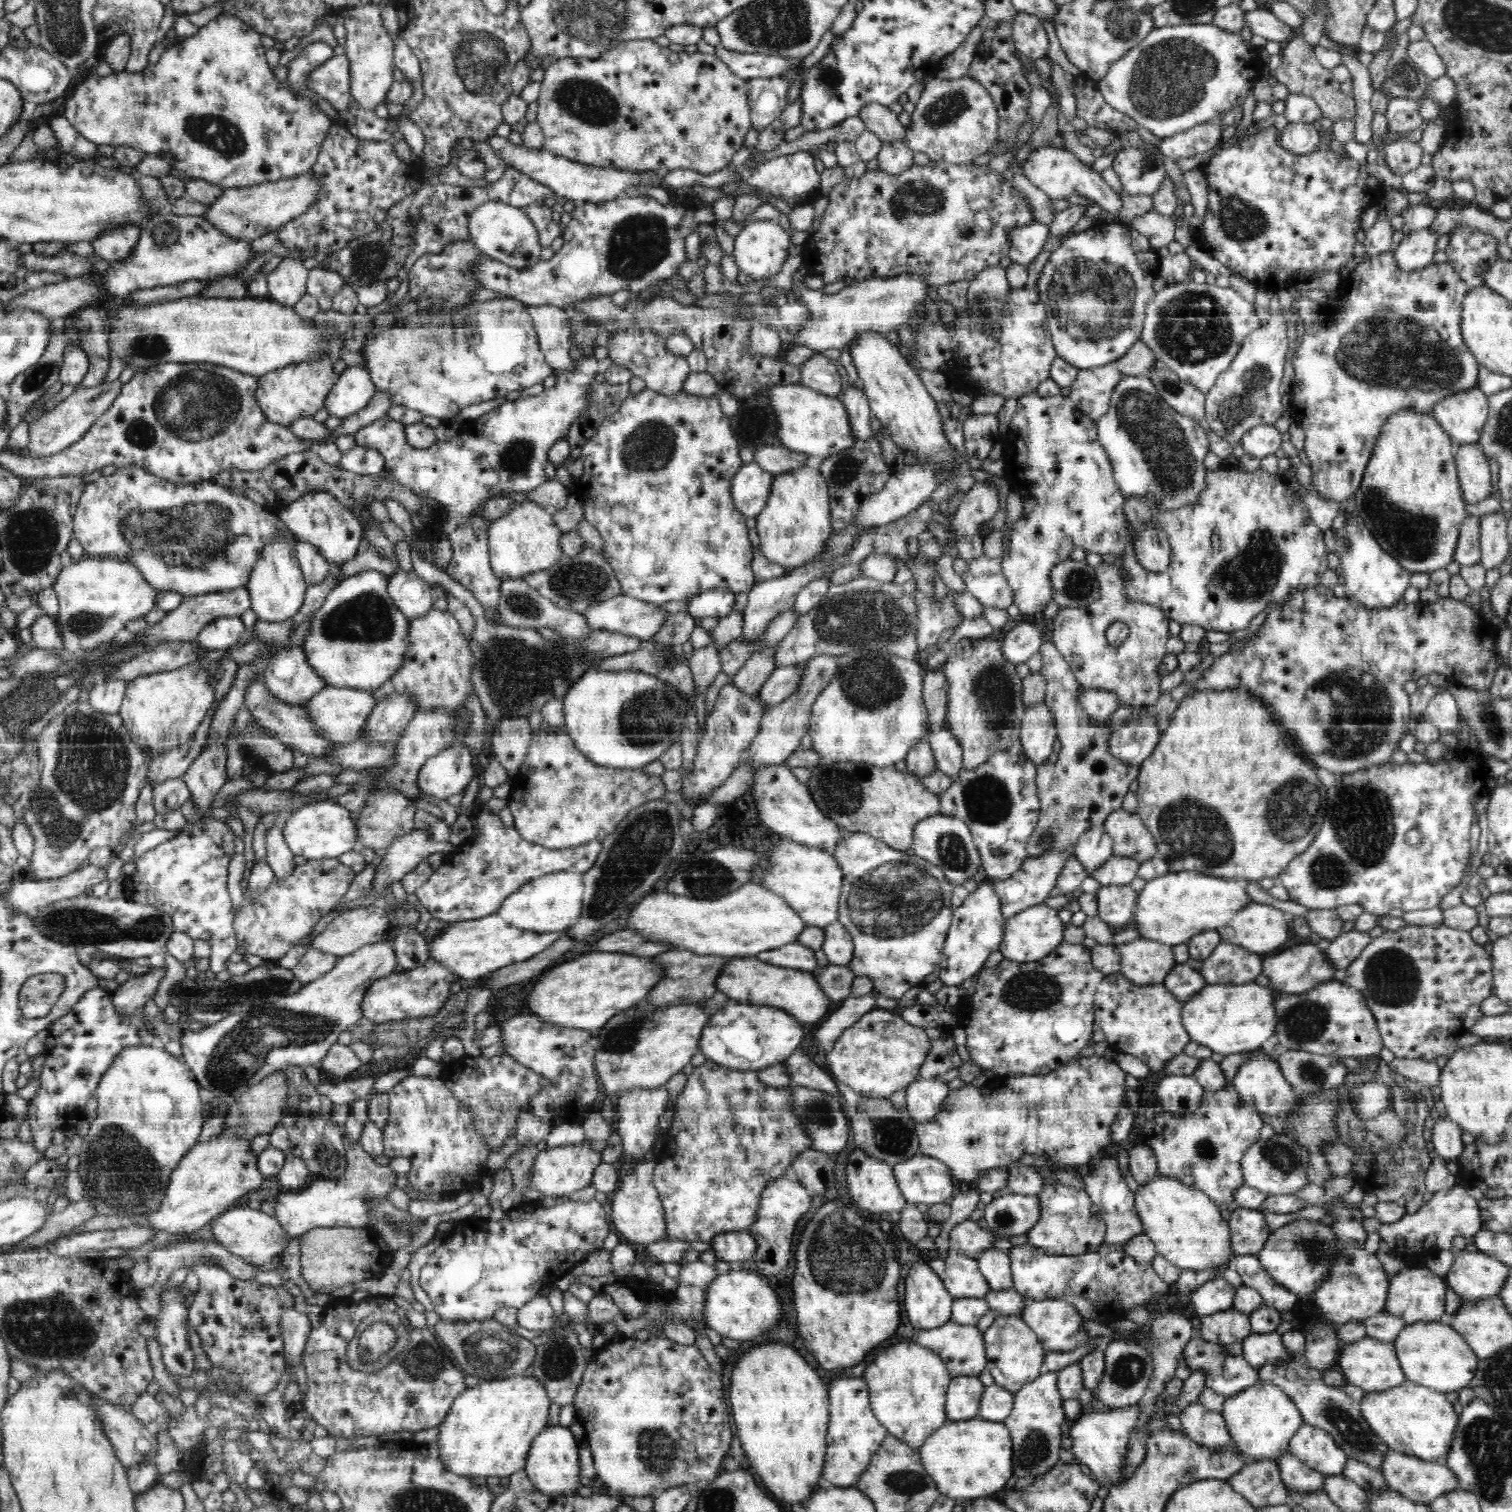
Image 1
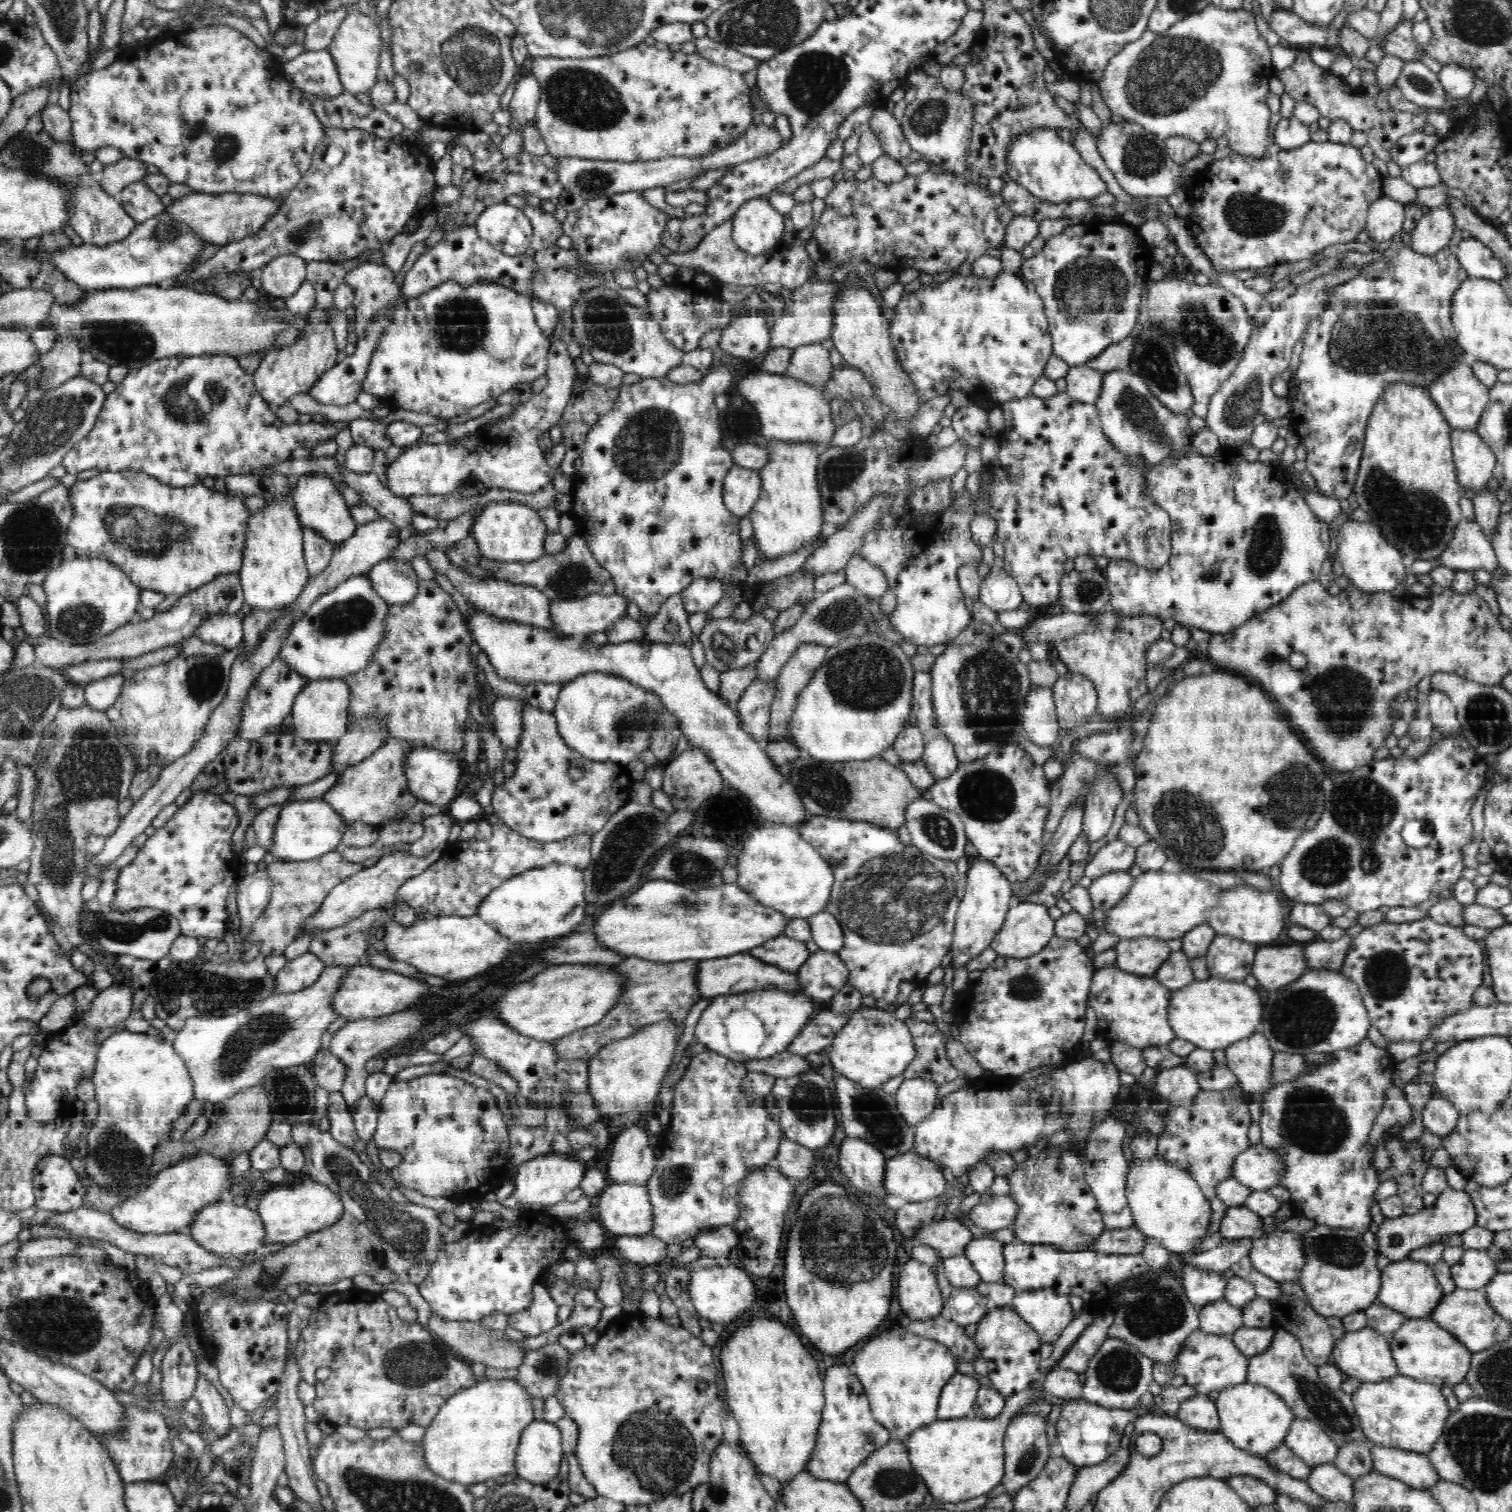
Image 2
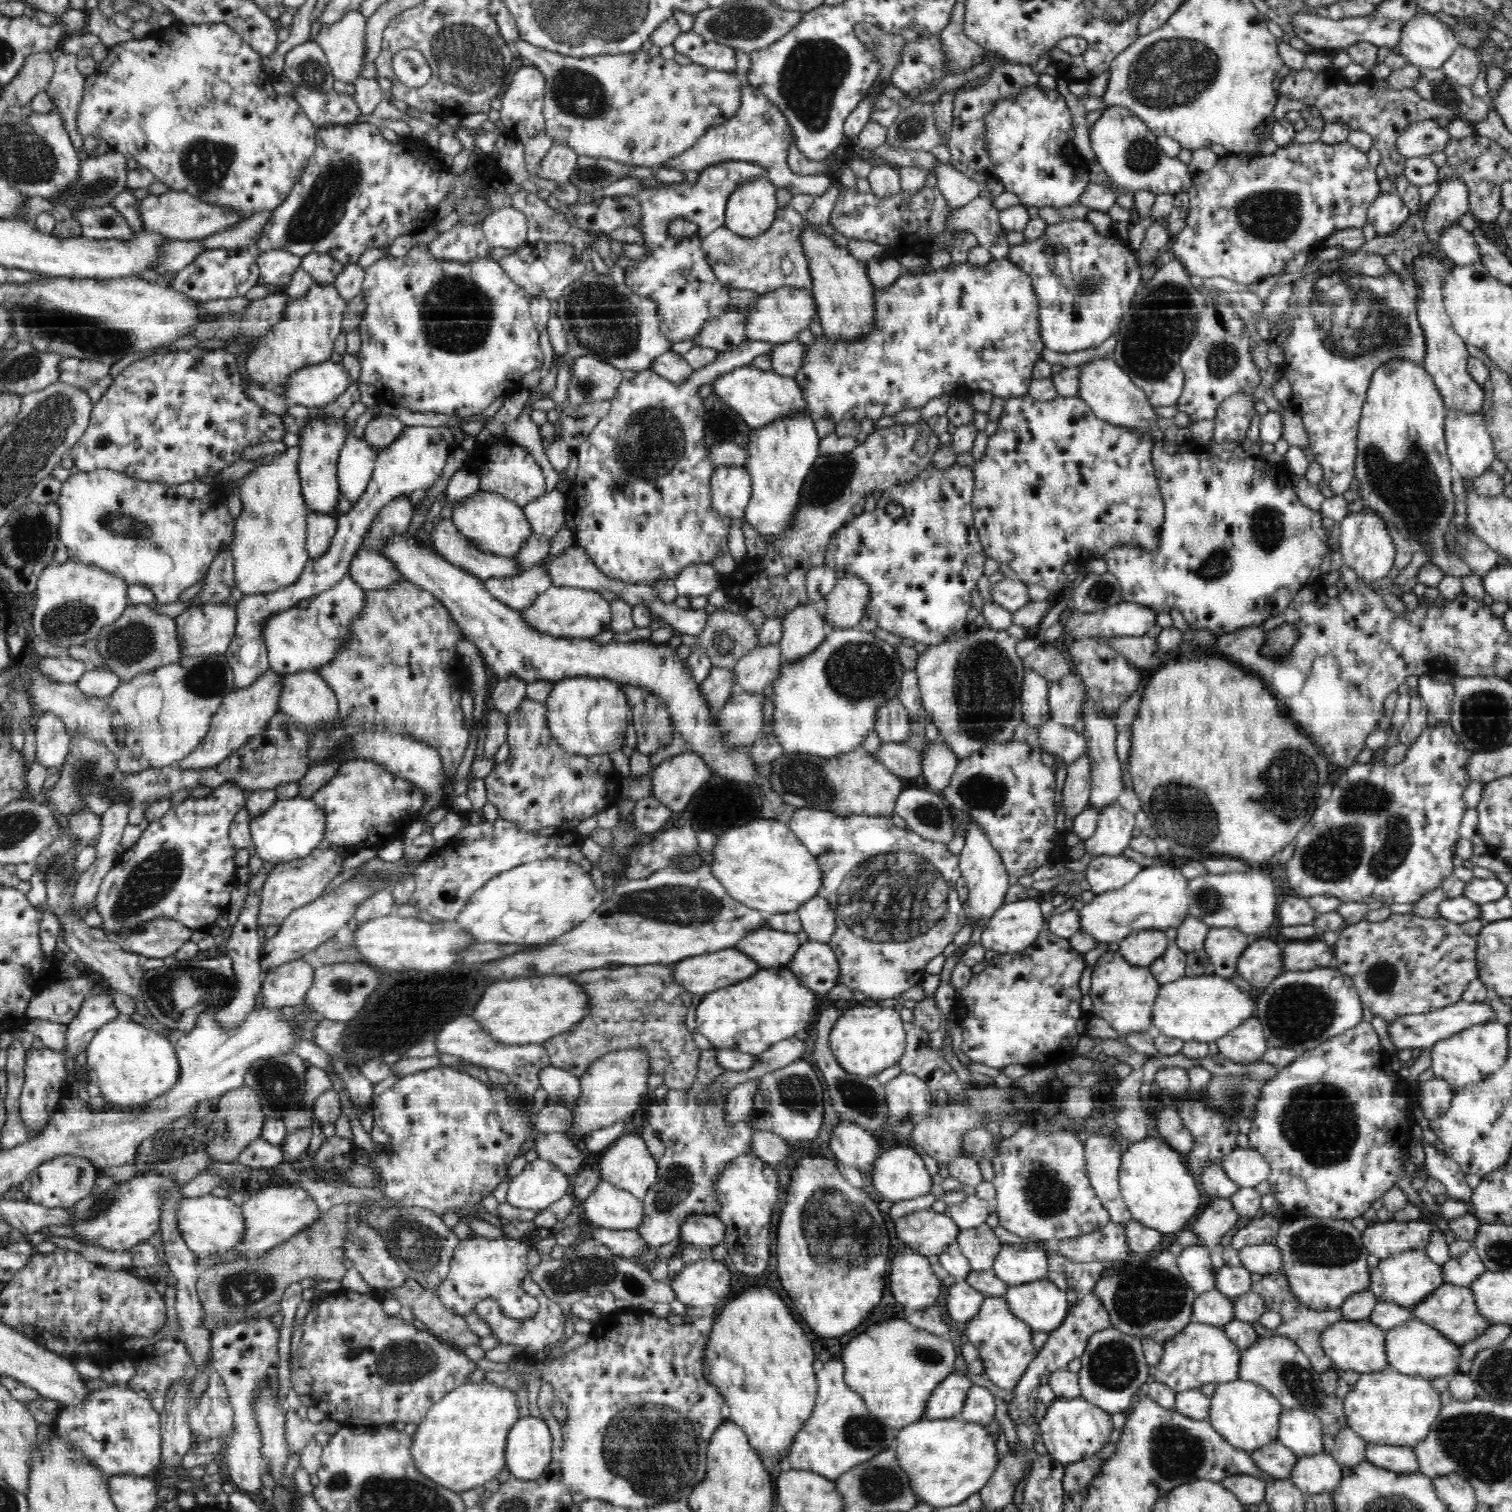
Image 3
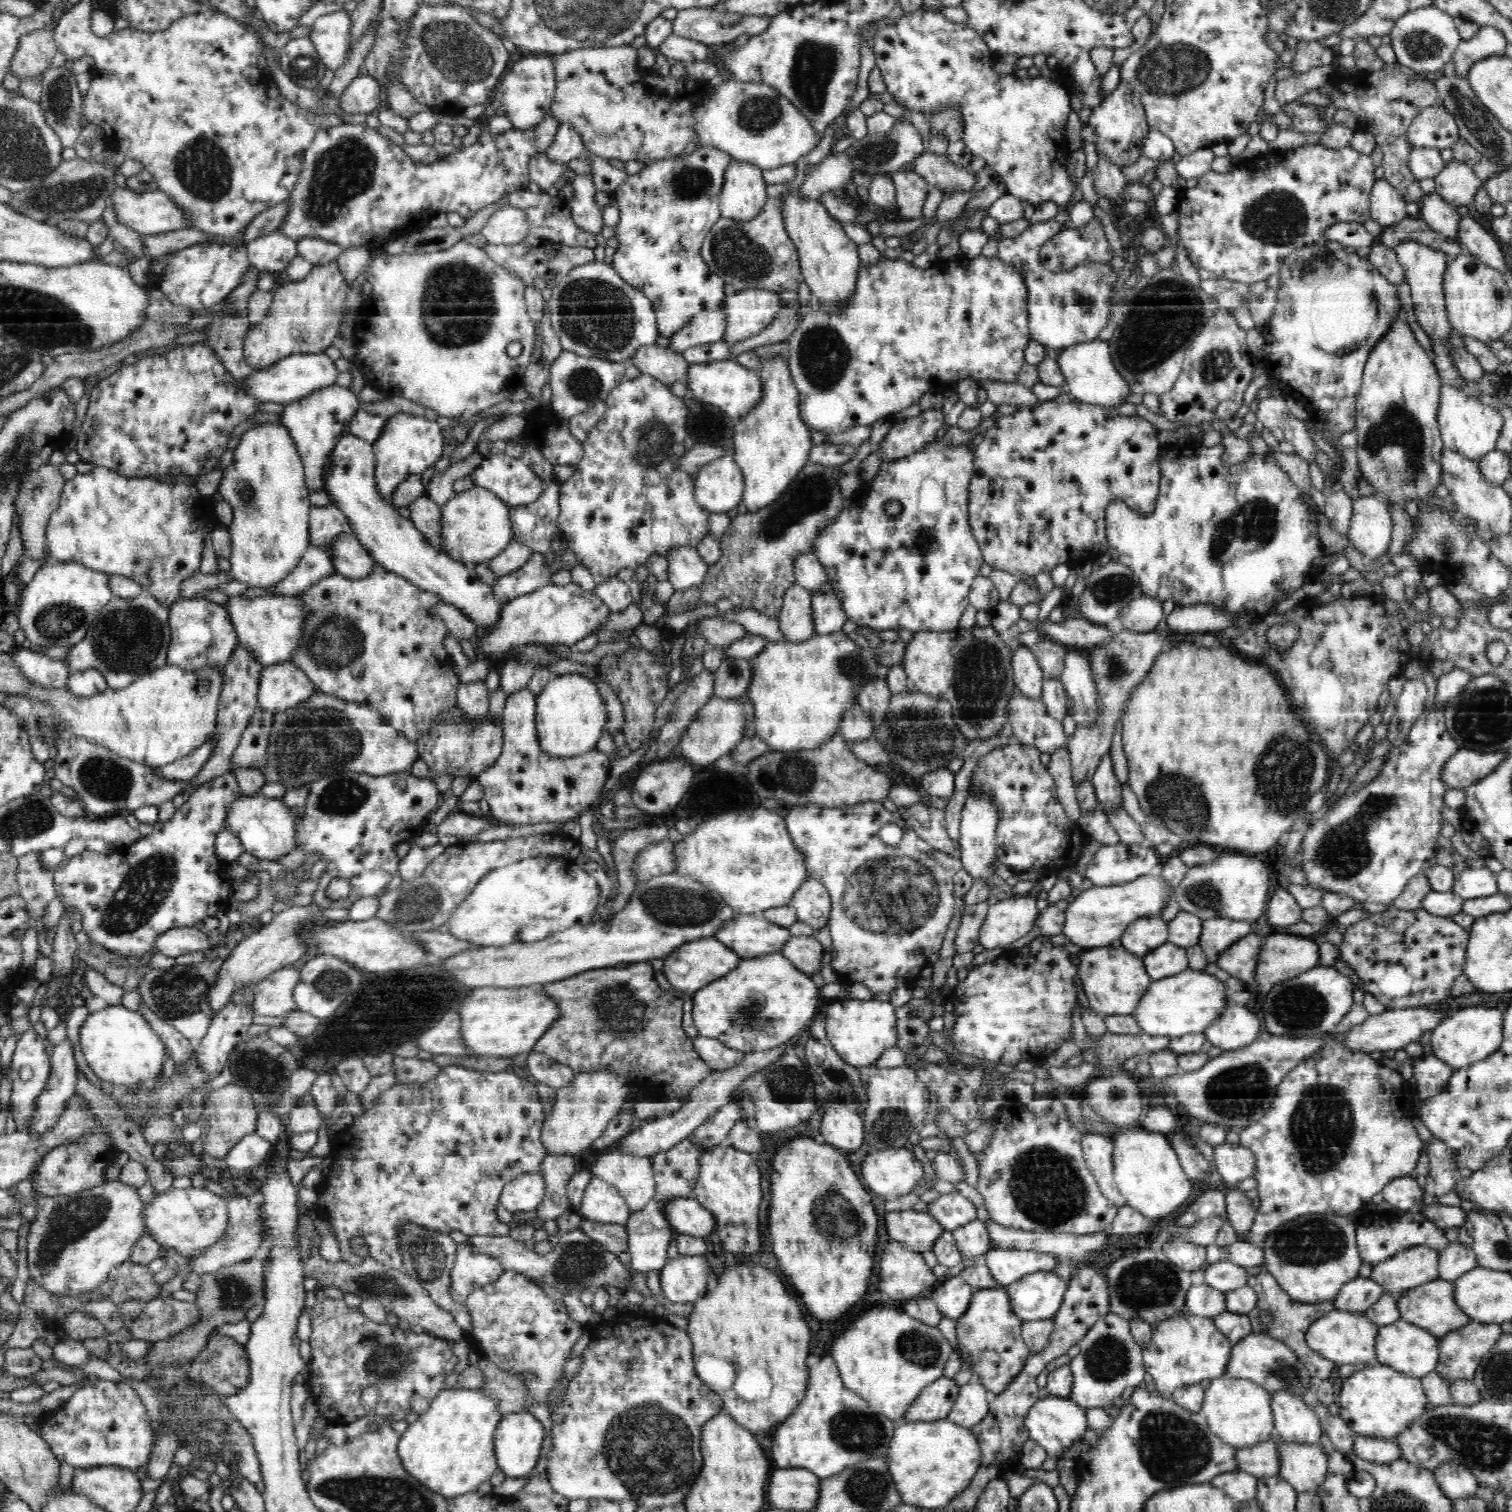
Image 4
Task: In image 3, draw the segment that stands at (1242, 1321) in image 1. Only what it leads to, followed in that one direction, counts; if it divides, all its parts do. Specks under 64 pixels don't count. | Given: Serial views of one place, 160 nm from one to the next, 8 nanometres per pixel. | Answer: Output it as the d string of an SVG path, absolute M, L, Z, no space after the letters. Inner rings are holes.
M1216 1288L1196 1295L1191 1322L1223 1328L1232 1320L1236 1320L1233 1299Z

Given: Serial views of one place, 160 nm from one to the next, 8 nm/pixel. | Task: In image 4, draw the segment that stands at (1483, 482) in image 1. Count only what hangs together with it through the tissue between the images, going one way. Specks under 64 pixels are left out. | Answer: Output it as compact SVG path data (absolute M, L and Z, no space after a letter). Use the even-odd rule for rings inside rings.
M1442 384L1439 412L1437 416L1443 446L1472 462L1479 462L1488 451L1496 446L1503 427L1502 413L1492 405L1483 404L1476 397L1466 395L1454 387Z

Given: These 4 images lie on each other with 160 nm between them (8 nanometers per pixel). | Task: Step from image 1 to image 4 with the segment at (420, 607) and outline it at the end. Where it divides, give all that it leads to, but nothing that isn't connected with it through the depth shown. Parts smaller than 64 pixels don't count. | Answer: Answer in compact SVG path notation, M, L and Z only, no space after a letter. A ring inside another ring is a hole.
M348 530L340 533L328 547L335 572L350 579L368 576L377 563Z

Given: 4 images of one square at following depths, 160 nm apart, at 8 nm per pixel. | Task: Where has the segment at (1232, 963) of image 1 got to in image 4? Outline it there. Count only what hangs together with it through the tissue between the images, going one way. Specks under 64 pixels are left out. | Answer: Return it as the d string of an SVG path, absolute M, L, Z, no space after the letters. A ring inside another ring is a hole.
M1232 919L1203 920L1199 945L1205 953L1208 963L1218 962L1219 956L1231 944L1252 933L1248 921Z

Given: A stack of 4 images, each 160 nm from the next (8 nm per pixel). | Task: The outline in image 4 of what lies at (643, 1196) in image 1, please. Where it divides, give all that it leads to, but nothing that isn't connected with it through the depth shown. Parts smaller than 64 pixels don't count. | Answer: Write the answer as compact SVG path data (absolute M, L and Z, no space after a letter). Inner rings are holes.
M593 1176L584 1192L579 1215L602 1224L625 1226L631 1219L632 1210L628 1209L627 1202L615 1186Z

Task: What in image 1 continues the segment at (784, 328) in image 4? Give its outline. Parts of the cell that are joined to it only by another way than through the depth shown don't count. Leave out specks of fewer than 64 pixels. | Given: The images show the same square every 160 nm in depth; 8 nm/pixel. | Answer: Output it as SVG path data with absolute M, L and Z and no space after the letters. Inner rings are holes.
M646 387L638 393L630 393L626 400L620 405L618 412L603 420L594 436L584 443L579 458L582 459L584 468L580 478L573 477L573 497L580 499L584 505L584 520L595 526L603 540L603 551L601 555L612 565L615 577L621 584L624 595L650 604L662 605L665 602L686 600L699 592L722 589L736 593L750 592L752 585L756 582L751 569L755 549L752 542L748 540L748 527L746 517L736 510L735 502L731 495L731 480L740 470L742 462L738 456L738 442L730 430L730 422L722 412L718 394L711 397L697 397L684 391L680 394L661 395Z

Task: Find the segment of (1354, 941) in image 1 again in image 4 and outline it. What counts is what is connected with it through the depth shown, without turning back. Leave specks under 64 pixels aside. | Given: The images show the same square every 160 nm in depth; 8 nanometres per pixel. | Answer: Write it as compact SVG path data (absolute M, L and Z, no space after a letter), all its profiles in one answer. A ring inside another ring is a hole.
M1274 934L1264 936L1263 948L1259 952L1258 966L1255 968L1255 984L1252 990L1265 996L1270 993L1279 983L1285 982L1301 972L1319 966L1319 946L1314 937L1304 937L1291 934Z

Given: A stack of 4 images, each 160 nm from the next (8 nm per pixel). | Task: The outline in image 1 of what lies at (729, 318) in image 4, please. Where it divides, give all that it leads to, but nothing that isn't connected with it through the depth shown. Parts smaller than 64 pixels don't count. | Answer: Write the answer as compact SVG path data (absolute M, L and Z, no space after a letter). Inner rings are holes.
M899 275L888 279L873 278L852 284L838 294L824 294L821 287L805 288L801 283L798 291L806 305L809 319L794 334L794 344L807 346L822 353L828 348L843 349L864 334L882 334L898 330L916 314L916 304L924 304L928 282L923 277Z

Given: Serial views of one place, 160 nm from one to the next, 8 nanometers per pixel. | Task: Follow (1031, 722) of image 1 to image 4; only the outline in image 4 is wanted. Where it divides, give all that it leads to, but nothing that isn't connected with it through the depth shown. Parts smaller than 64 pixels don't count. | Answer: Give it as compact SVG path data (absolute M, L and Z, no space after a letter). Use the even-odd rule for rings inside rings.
M1022 645L1013 650L1011 665L1016 688L1026 697L1040 697L1044 675L1034 653Z

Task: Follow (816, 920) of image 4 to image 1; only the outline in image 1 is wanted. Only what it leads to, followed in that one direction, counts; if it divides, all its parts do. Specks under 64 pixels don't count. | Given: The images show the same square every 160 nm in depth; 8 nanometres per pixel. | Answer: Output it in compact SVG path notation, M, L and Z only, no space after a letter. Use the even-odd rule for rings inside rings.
M832 921L823 928L824 940L821 949L824 950L832 964L847 966L854 954L852 935L840 921Z

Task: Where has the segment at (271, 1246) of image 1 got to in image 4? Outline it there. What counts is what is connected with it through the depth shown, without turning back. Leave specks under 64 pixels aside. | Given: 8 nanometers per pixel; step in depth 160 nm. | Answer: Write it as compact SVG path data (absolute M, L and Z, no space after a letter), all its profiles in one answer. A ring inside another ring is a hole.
M172 1188L164 1194L155 1194L152 1203L144 1205L144 1225L162 1249L174 1249L184 1260L204 1254L212 1244L220 1242L228 1230L228 1202L205 1188Z

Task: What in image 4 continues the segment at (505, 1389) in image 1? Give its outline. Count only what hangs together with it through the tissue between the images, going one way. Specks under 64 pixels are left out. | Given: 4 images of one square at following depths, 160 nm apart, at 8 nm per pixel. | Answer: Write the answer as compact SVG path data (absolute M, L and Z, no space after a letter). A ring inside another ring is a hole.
M453 1387L444 1389L432 1401L428 1412L421 1414L417 1420L410 1423L406 1431L399 1438L397 1451L400 1461L408 1475L412 1475L432 1492L439 1492L446 1498L460 1496L476 1491L482 1482L489 1480L490 1476L498 1470L495 1457L495 1430L502 1420L502 1414L496 1408L496 1401L484 1396L478 1389Z

